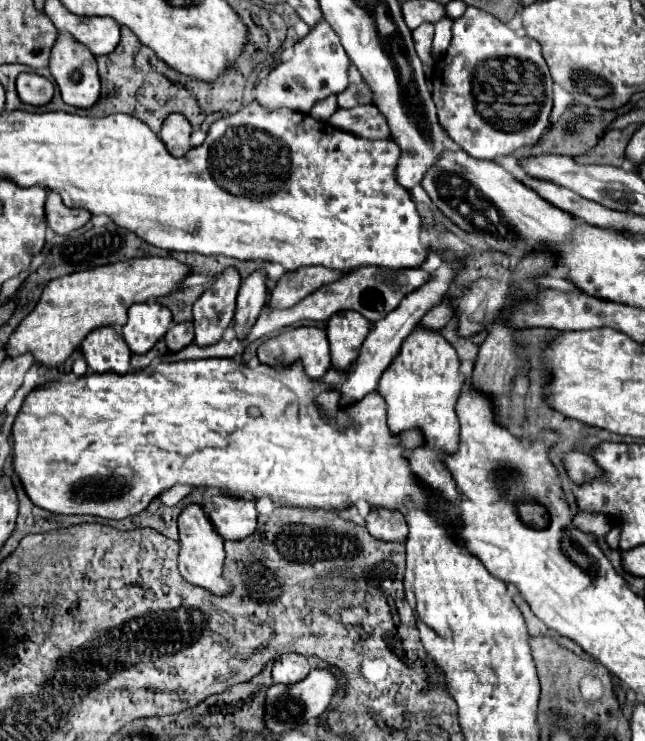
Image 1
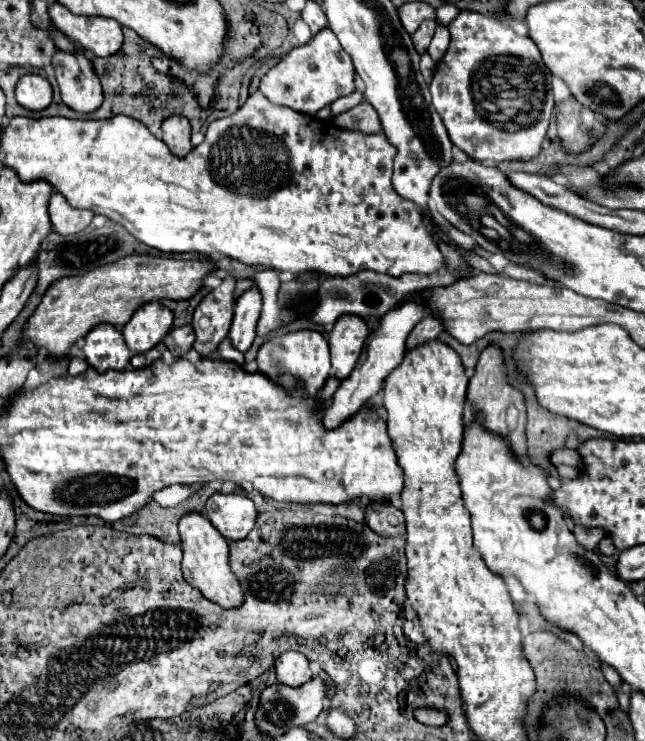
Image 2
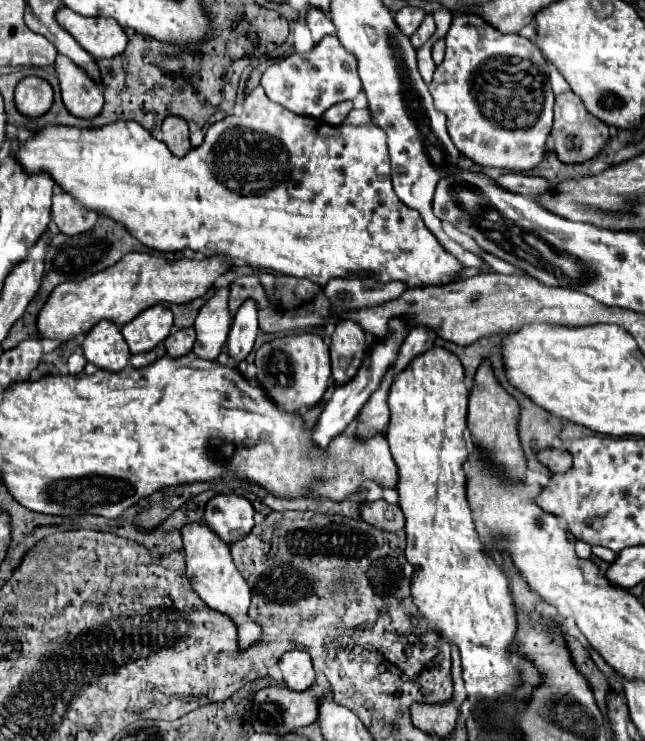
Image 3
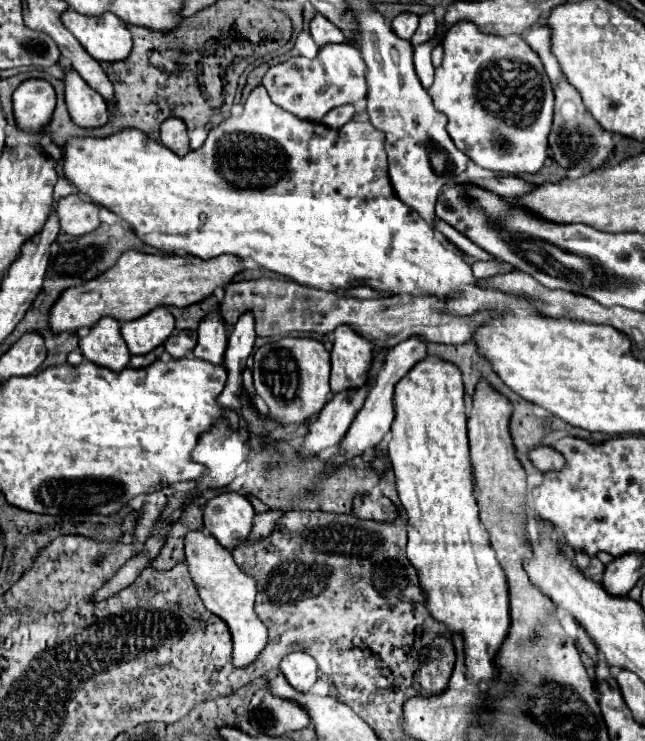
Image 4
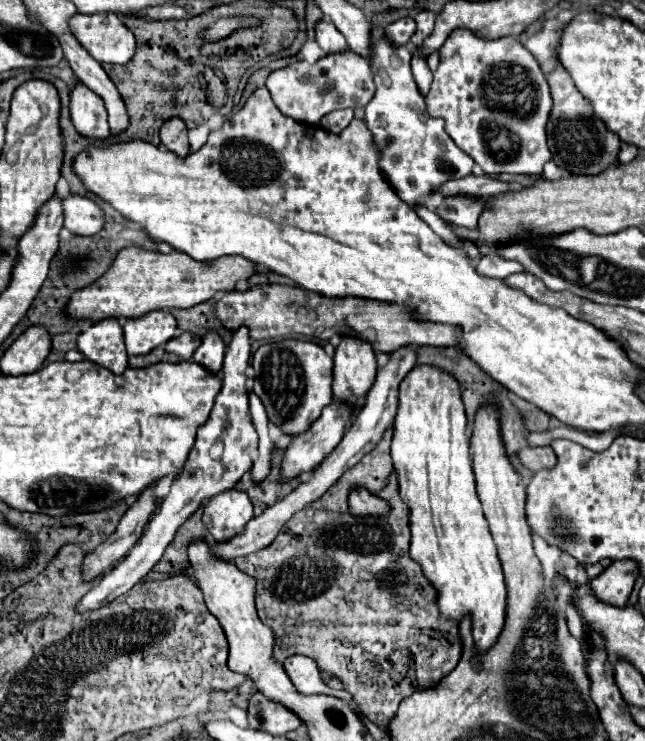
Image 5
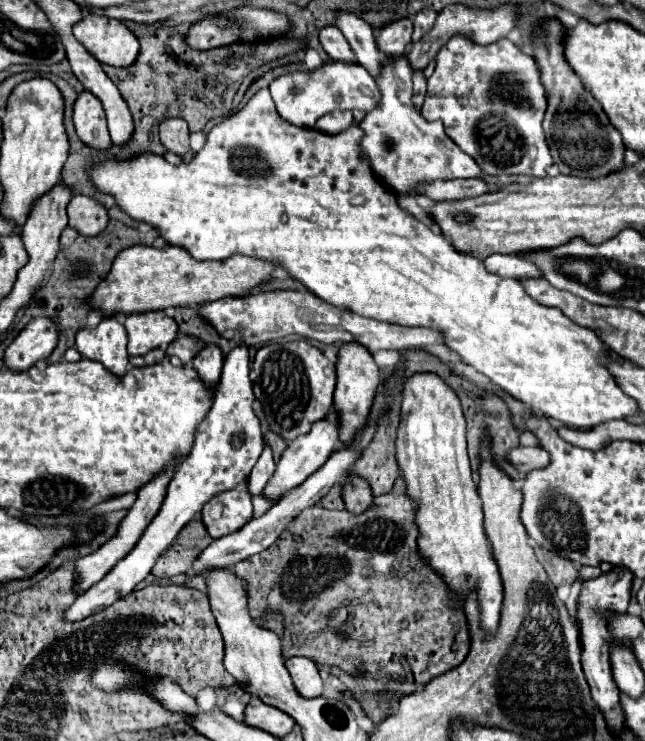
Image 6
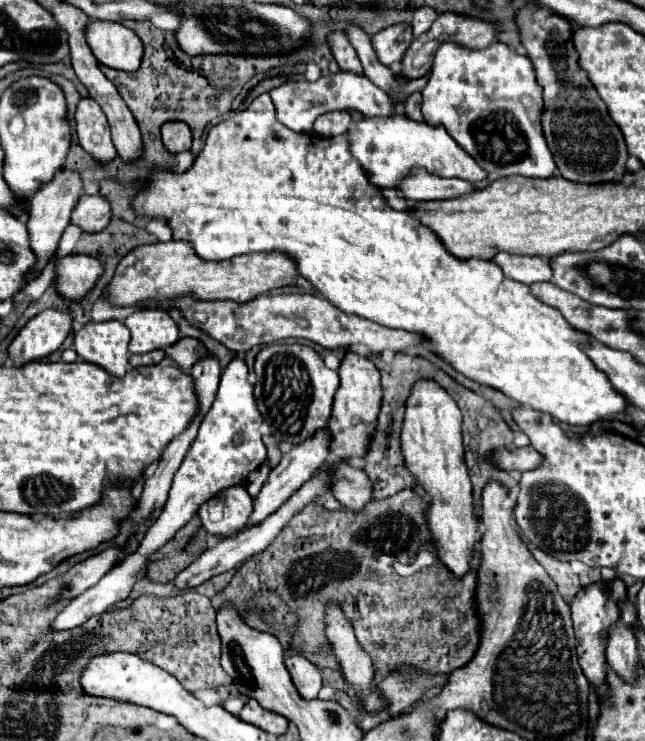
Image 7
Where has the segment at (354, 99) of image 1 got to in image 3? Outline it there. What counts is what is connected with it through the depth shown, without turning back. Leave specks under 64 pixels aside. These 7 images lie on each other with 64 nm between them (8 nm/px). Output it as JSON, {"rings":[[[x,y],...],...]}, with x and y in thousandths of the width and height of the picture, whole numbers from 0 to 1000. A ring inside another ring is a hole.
{"rings":[[[536,135],[536,138],[527,138],[527,140],[518,140],[515,146],[509,146],[509,151],[502,151],[502,162],[515,170],[524,170],[533,165],[536,154],[546,148],[546,138]]]}

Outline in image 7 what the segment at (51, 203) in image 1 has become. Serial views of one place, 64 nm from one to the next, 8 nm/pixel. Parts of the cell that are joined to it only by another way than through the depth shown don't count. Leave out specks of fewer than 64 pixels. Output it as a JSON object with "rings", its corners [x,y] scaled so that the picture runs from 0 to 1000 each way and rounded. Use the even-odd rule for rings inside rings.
{"rings":[[[124,265],[118,283],[112,283],[109,300],[124,305],[130,313],[155,313],[174,294],[171,275],[158,265]]]}

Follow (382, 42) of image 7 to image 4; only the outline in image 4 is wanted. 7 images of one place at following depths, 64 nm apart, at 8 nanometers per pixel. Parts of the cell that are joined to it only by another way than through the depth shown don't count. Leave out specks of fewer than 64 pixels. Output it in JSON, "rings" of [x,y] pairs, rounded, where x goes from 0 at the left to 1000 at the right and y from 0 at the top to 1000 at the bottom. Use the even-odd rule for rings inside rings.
{"rings":[[[623,16],[623,19],[617,19],[617,22],[608,27],[608,40],[611,40],[620,51],[636,54],[639,46],[642,46],[642,40],[648,38],[648,27],[651,27],[648,19]]]}

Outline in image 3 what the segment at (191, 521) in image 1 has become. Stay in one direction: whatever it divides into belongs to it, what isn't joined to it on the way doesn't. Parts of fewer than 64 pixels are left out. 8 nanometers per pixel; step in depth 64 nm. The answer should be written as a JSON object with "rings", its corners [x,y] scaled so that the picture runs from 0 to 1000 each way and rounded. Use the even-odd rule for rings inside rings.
{"rings":[[[291,704],[282,710],[282,729],[285,729],[285,753],[288,753],[288,777],[301,794],[301,799],[319,812],[319,818],[353,829],[366,842],[369,842],[369,861],[372,861],[372,874],[384,874],[403,861],[403,845],[391,839],[381,826],[388,818],[388,794],[381,783],[372,777],[366,769],[360,753],[357,753],[357,740],[335,723],[332,718],[322,715],[316,704]]]}

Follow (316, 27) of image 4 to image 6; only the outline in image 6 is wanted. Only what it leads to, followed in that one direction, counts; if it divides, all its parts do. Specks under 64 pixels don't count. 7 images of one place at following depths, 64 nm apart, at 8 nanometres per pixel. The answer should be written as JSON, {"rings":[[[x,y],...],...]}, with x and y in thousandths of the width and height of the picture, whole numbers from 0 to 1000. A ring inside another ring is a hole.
{"rings":[[[502,35],[496,38],[496,59],[502,70],[515,81],[533,81],[533,84],[552,84],[549,70],[543,67],[543,59],[533,54],[530,43],[521,35]]]}

